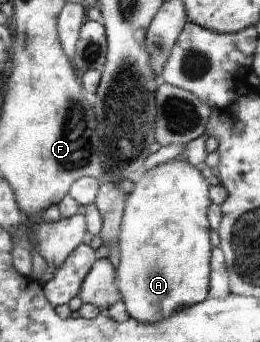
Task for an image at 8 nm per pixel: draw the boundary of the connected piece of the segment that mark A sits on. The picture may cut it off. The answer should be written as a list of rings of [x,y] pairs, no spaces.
[[[178,157],[146,171],[135,181],[133,191],[128,194],[122,235],[120,235],[121,262],[118,280],[121,297],[132,318],[143,322],[158,323],[170,319],[178,311],[195,306],[211,296],[212,243],[208,239],[206,209],[210,209],[210,185],[200,173],[201,167],[190,165],[185,158]]]

